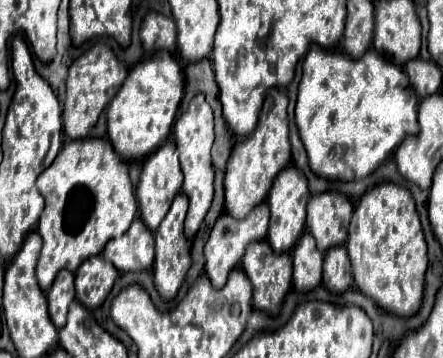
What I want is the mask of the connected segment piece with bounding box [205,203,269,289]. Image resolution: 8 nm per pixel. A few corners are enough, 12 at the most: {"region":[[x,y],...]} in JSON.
{"region":[[269,207],[245,219],[223,213],[205,243],[205,273],[215,289],[251,241],[267,237]]}

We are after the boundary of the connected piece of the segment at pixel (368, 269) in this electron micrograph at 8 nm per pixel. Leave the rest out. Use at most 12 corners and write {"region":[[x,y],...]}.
{"region":[[369,189],[345,247],[355,287],[419,309],[427,243],[407,189]]}

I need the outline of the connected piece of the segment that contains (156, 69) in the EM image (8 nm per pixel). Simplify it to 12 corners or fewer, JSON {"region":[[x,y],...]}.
{"region":[[137,63],[107,107],[107,135],[141,159],[171,133],[183,69]]}

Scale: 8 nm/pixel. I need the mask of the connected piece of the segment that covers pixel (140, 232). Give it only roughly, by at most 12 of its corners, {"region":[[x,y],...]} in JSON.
{"region":[[137,217],[107,241],[103,257],[119,271],[141,271],[155,259],[153,231]]}

